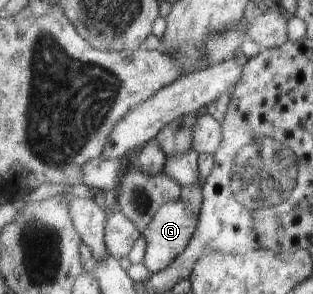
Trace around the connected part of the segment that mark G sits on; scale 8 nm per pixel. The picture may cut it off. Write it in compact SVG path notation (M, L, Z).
M181 198L165 202L154 215L143 234L146 239L146 249L143 264L150 273L164 271L170 263L181 256L189 246L195 231L198 218L194 207L187 205Z

